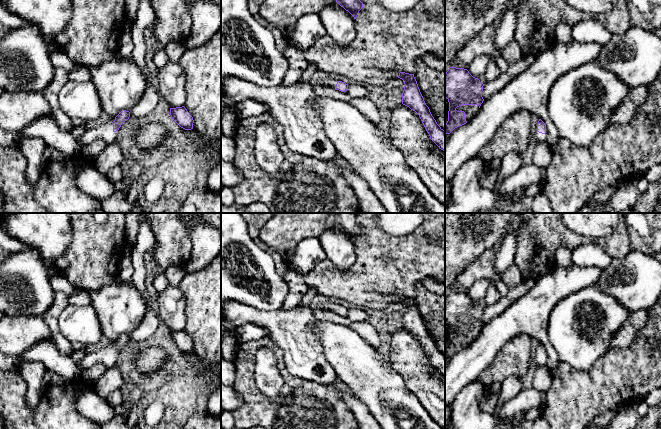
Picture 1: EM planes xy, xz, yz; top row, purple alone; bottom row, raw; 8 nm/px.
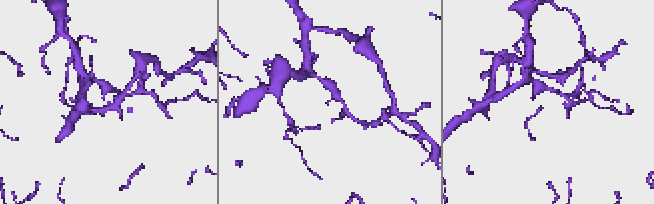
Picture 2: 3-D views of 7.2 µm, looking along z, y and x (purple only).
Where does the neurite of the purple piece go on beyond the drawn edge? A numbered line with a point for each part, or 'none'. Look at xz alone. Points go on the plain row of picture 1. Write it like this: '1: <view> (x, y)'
1: xz (329, 307)

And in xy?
1: xy (104, 355)

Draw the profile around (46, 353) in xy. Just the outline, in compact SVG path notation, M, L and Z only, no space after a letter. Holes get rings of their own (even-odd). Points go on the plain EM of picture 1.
M38 342L19 358L19 362L36 361L42 363L46 370L57 373L66 380L78 380L81 372L75 363L64 357L54 342Z

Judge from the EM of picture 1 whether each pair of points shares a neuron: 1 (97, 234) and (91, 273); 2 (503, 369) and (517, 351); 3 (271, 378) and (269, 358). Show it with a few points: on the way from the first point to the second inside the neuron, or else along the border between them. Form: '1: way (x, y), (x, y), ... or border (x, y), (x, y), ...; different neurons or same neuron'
1: way (97, 244), (92, 263); same neuron
2: way (506, 365), (515, 355); same neuron
3: way (269, 373), (269, 363); same neuron

